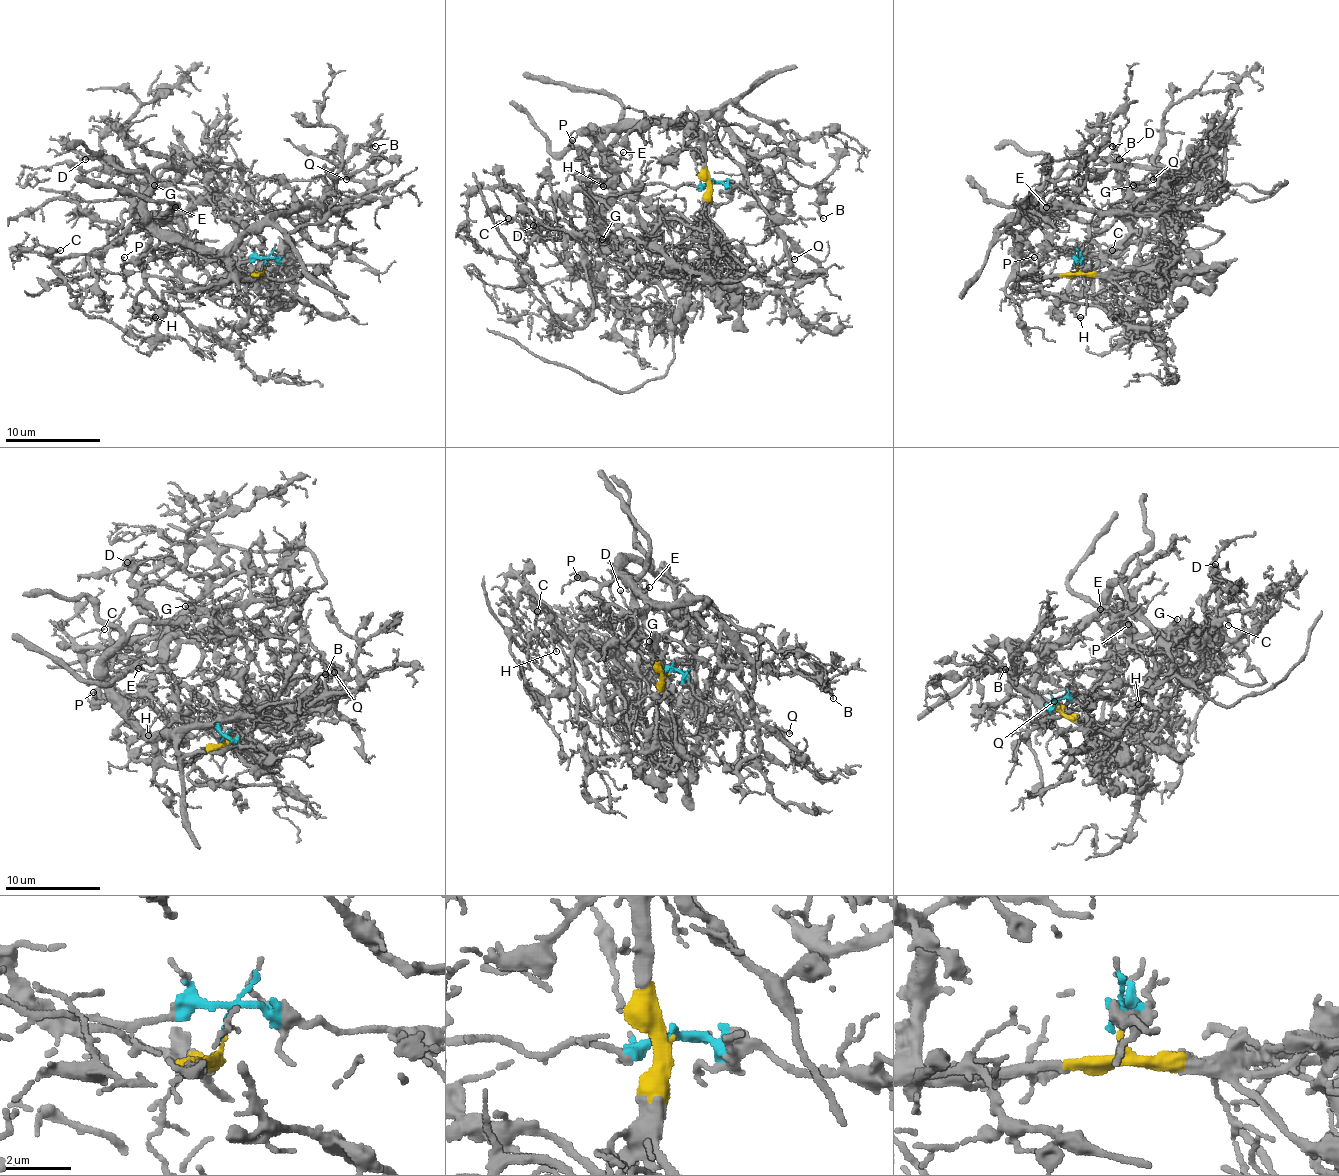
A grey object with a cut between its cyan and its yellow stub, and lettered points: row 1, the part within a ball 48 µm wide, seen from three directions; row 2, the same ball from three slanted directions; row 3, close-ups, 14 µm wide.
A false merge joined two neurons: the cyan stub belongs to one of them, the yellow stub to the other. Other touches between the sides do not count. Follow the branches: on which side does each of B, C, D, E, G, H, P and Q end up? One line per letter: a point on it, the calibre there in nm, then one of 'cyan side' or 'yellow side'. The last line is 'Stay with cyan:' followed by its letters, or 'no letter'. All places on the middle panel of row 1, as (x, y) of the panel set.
B: at (823, 218); 150 nm thick; yellow side
C: at (508, 218); 120 nm thick; cyan side
D: at (533, 225); 130 nm thick; cyan side
E: at (623, 152); 100 nm thick; cyan side
G: at (602, 239); 200 nm thick; cyan side
H: at (603, 186); 140 nm thick; cyan side
P: at (572, 140); 90 nm thick; yellow side
Q: at (794, 259); 110 nm thick; yellow side
Stay with cyan: C, D, E, G, H

